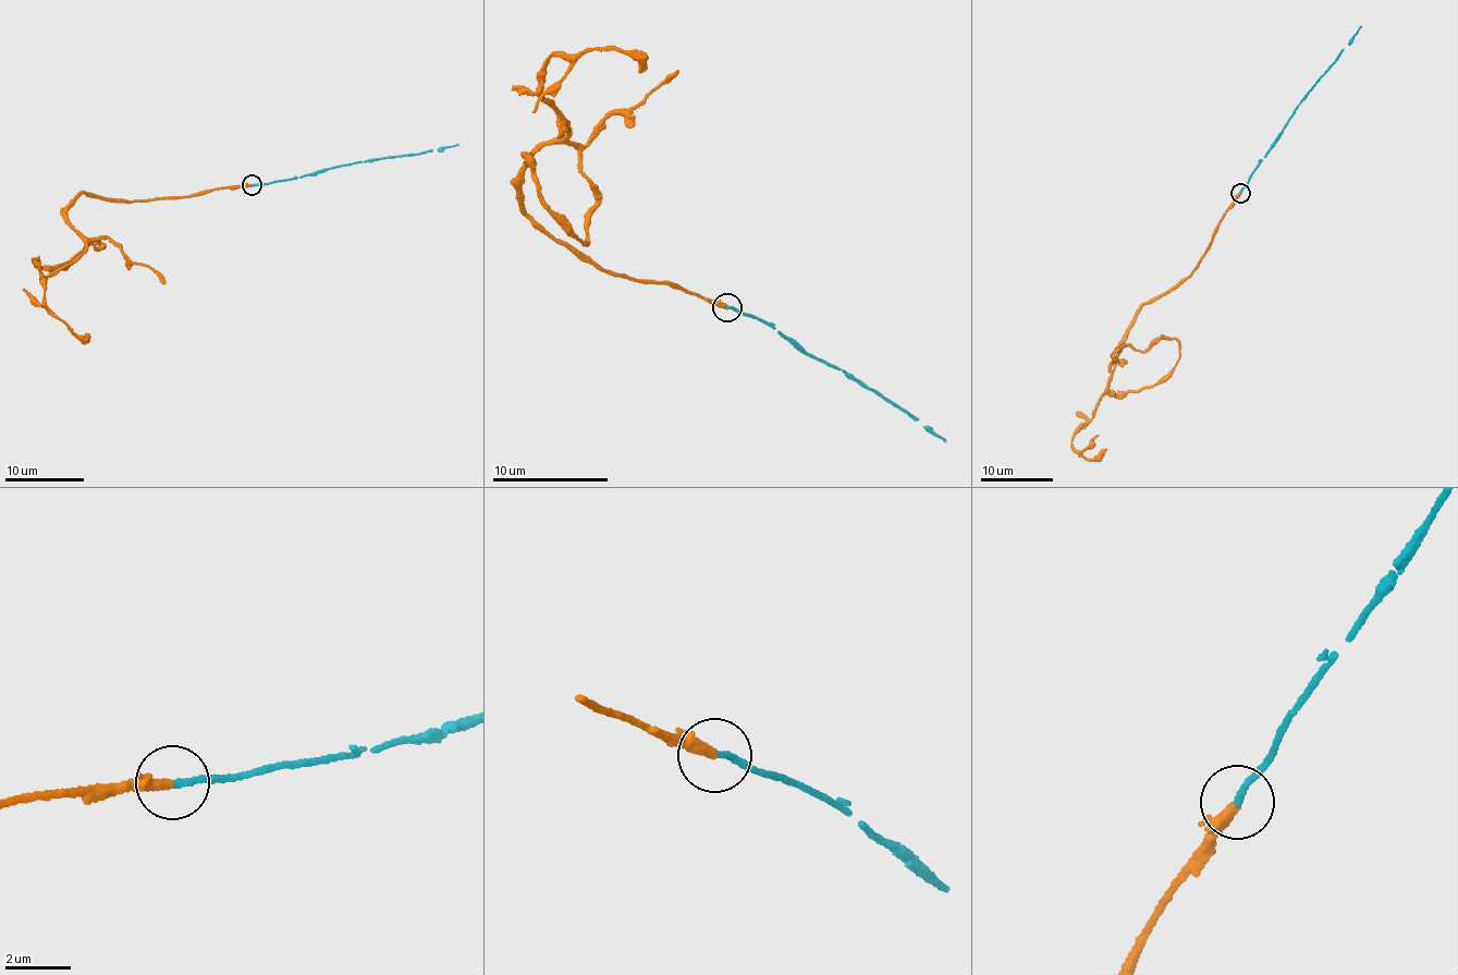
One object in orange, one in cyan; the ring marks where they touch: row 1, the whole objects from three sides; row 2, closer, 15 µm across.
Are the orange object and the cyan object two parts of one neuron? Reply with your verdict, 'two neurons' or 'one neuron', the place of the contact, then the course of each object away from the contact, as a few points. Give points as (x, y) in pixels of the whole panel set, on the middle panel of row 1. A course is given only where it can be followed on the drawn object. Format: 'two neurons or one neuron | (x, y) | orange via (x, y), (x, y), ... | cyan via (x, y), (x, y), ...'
one neuron | (727, 307) | orange via (728, 306), (611, 273), (533, 227), (524, 173), (559, 139), (598, 200), (582, 244), (522, 151) | cyan via (728, 306), (759, 317), (796, 340), (809, 356), (853, 374), (946, 441)

